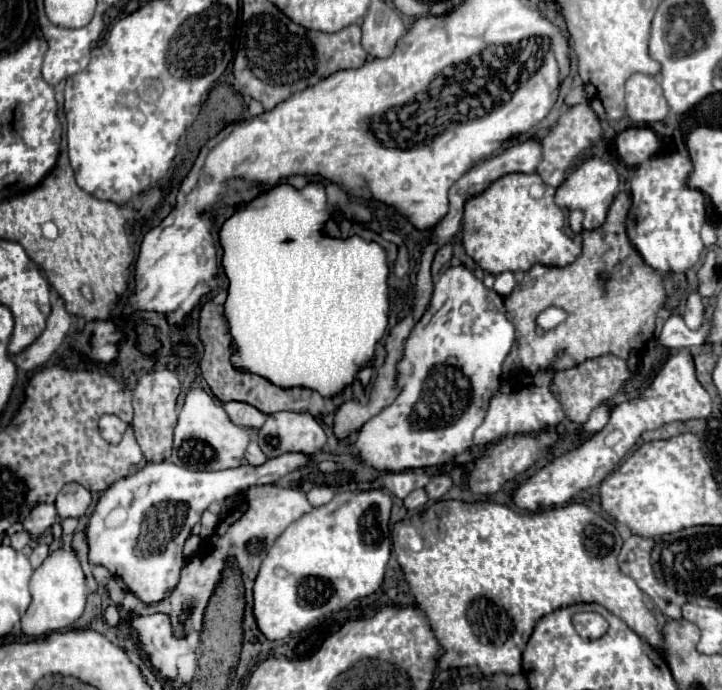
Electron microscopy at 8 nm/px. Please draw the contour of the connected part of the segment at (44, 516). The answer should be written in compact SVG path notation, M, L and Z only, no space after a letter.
M41 503L33 509L33 513L29 513L29 517L23 521L25 531L29 531L31 535L41 535L43 531L47 531L57 519L57 511L53 503Z

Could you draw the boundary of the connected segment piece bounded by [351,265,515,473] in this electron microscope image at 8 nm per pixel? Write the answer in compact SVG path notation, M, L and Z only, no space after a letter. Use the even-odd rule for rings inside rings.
M455 265L445 269L445 273L441 273L435 291L433 291L433 299L429 309L425 311L425 315L421 317L421 321L415 325L415 329L409 333L409 337L403 341L403 357L397 363L397 383L399 383L399 395L395 397L395 401L391 405L387 405L385 409L381 409L381 413L377 413L375 417L371 417L355 435L355 443L351 443L351 447L357 451L357 457L361 459L361 463L377 469L377 471L405 471L405 469L419 469L419 467L439 467L445 465L449 461L453 461L457 455L461 455L463 451L467 451L469 447L473 447L473 431L483 423L487 407L491 397L499 391L501 387L501 365L507 357L507 353L511 351L515 341L515 327L507 321L505 317L505 303L503 297L497 295L493 289L487 289L477 277L469 269L465 269L463 265ZM441 365L451 365L457 367L461 373L437 373L441 371Z

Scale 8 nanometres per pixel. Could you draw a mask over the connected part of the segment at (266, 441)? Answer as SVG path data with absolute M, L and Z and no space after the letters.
M281 411L267 417L265 425L257 433L257 439L267 457L277 457L287 451L315 455L323 449L327 435L311 413Z

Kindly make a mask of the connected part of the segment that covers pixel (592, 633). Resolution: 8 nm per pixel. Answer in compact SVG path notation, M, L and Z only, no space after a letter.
M581 611L581 613L575 613L573 615L573 625L575 625L575 631L585 639L585 641L593 641L593 639L599 639L609 623L599 615L599 613L589 613L589 611Z

